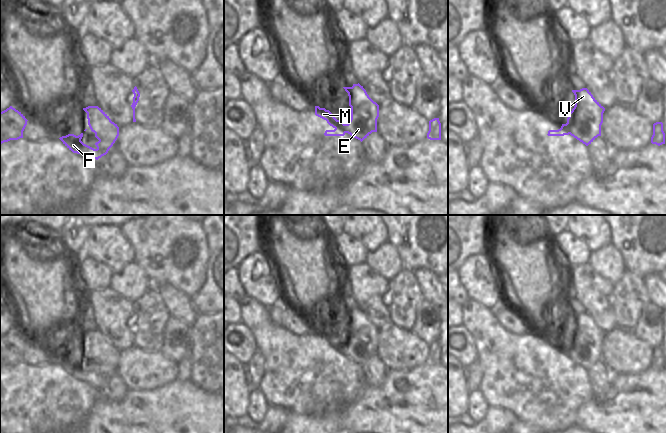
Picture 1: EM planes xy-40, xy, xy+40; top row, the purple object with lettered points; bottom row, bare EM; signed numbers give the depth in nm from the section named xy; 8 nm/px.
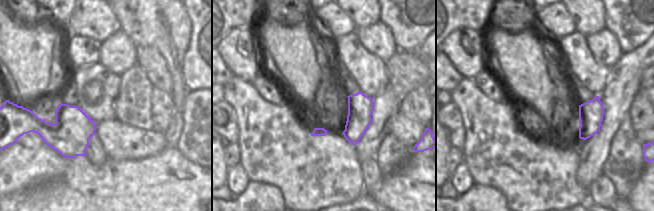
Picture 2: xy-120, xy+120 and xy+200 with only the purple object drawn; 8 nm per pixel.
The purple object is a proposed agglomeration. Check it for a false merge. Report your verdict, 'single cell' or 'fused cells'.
single cell

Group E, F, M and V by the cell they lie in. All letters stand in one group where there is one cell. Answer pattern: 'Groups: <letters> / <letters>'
Groups: E F M V

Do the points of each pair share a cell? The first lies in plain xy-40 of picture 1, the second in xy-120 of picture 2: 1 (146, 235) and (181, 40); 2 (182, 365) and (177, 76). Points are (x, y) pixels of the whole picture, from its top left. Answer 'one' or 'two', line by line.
1: one
2: one

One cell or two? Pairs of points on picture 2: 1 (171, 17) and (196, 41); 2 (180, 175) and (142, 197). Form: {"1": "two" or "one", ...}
{"1": "two", "2": "one"}

